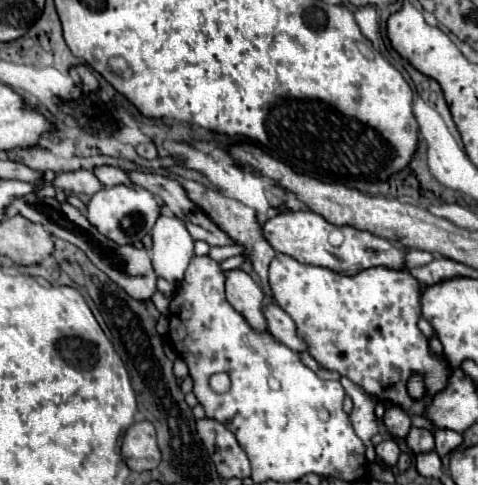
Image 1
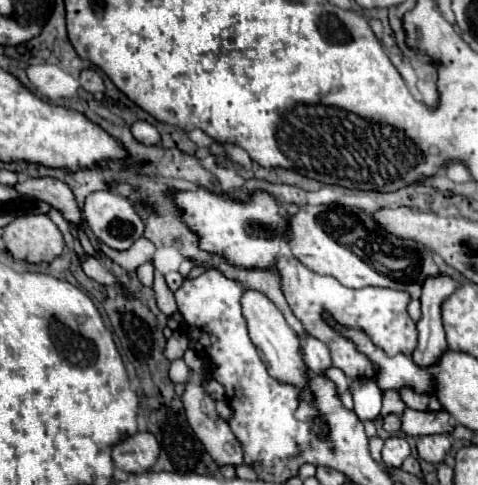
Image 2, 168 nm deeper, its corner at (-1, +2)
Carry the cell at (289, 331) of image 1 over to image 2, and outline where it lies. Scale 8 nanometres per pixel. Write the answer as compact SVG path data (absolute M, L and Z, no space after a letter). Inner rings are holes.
M303 334L303 338L299 338L299 340L303 342L301 354L303 354L309 370L313 370L315 374L321 374L325 368L331 366L331 354L321 340L317 340L309 334Z

